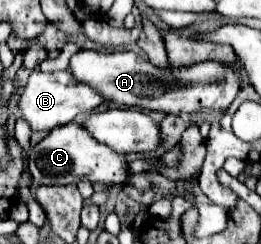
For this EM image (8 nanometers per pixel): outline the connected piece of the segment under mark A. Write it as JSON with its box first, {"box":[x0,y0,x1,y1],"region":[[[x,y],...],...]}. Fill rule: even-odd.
{"box":[69,51,241,125],"region":[[[77,51],[69,61],[69,73],[81,85],[97,89],[105,101],[113,101],[125,107],[145,107],[163,113],[175,113],[183,121],[195,125],[219,121],[241,85],[231,67],[215,61],[205,61],[185,69],[157,69],[153,63],[131,51]]]}

